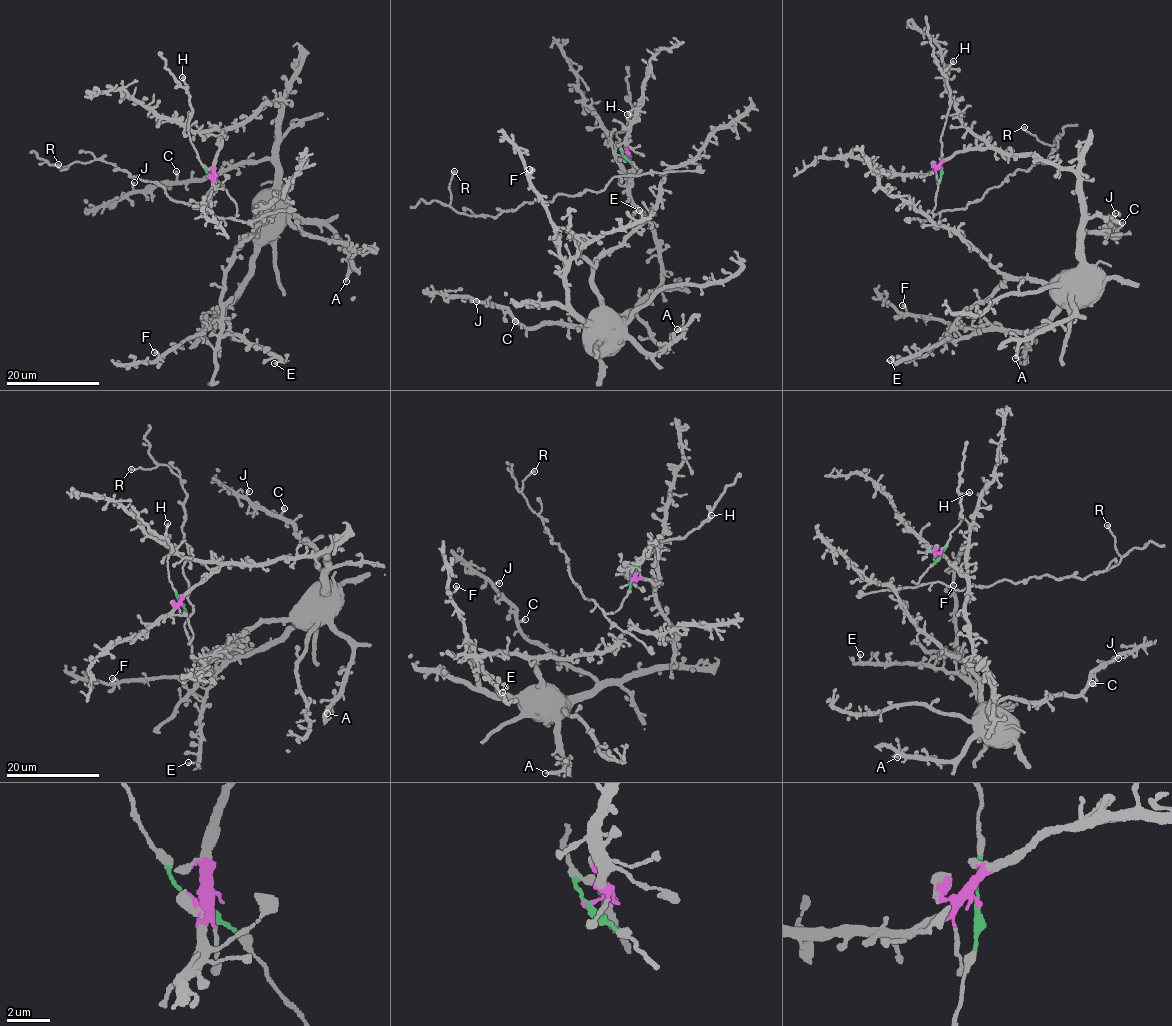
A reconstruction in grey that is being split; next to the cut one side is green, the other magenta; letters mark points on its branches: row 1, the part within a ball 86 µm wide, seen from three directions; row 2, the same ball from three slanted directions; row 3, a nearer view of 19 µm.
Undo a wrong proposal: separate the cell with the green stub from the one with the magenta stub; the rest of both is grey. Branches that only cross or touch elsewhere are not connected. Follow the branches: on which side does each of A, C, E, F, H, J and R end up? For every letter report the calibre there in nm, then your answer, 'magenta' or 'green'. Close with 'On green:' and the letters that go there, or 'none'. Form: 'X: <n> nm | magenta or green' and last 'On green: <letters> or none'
A: 320 nm | magenta
C: 400 nm | magenta
E: 240 nm | magenta
F: 300 nm | magenta
H: 300 nm | green
J: 240 nm | magenta
R: 280 nm | green
On green: H, R

